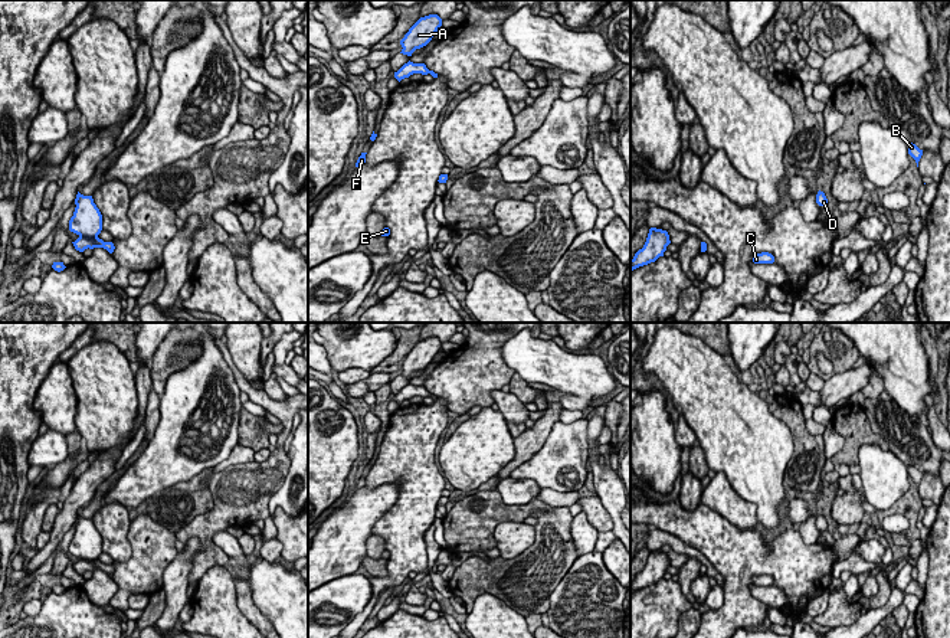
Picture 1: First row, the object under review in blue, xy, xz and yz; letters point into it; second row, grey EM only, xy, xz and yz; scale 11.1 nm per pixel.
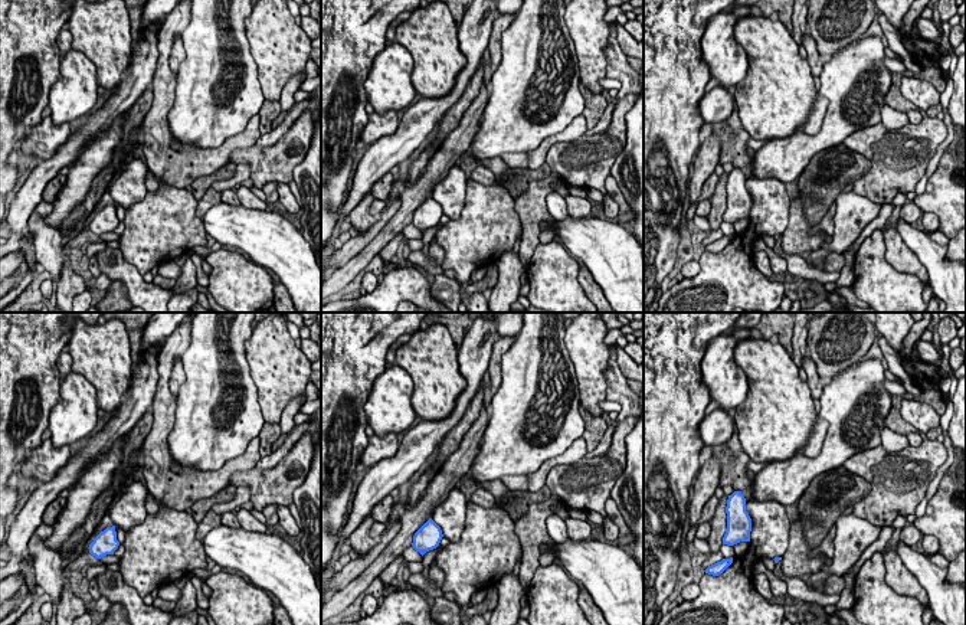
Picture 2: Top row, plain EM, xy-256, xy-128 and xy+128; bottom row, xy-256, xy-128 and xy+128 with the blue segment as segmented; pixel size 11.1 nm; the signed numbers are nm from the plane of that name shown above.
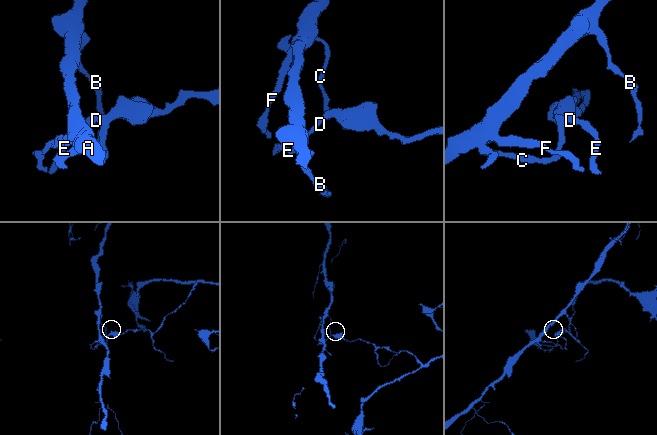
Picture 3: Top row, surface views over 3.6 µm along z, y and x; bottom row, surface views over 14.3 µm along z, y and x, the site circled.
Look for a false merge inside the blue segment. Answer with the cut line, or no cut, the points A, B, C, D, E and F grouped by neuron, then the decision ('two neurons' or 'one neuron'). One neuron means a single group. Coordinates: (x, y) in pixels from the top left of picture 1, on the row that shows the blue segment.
xy (108, 242), (105, 248) | A B F / C D E | two neurons

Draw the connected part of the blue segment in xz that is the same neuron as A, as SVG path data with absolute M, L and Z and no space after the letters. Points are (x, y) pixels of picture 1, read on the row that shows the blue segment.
M438 14L420 17L400 40L403 55L412 56L416 49L426 46L438 29L442 26L442 19Z

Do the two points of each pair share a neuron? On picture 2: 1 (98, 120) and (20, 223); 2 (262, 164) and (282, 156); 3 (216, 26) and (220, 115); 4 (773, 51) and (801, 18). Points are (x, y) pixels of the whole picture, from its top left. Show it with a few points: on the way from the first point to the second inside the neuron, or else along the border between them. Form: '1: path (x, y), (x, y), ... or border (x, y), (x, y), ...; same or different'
1: path (74, 146), (33, 186), (28, 198); same
2: path (267, 164), (278, 160); same
3: path (215, 48), (215, 94); same
4: border (792, 36), (798, 46); different

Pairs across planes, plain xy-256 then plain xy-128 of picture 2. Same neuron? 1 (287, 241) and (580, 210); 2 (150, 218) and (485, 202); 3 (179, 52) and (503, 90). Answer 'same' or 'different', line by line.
1: different
2: same
3: different

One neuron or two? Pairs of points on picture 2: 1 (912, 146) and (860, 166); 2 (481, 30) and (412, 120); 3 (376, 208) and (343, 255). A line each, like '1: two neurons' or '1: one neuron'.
1: two neurons
2: one neuron
3: two neurons

